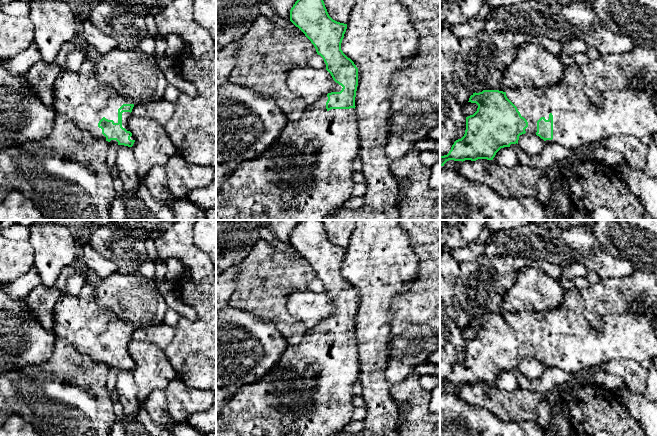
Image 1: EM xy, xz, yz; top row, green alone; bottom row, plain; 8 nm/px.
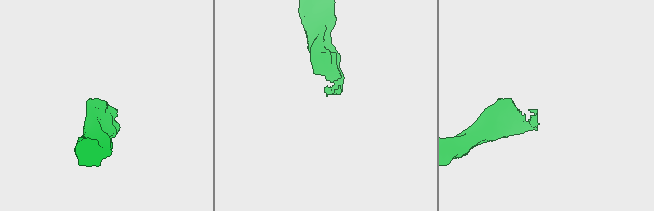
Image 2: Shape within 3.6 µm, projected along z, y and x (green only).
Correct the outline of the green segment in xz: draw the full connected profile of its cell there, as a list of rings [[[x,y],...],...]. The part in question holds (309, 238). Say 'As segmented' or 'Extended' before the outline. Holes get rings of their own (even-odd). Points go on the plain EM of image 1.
Extended. [[[301,220],[290,234],[290,245],[298,251],[314,269],[317,278],[323,282],[326,288],[326,294],[331,298],[335,305],[335,310],[331,317],[320,321],[314,327],[307,328],[307,331],[299,344],[287,345],[279,362],[261,380],[240,388],[239,392],[233,396],[216,417],[216,436],[337,436],[339,433],[343,432],[343,428],[352,421],[352,414],[355,409],[352,402],[352,386],[357,381],[359,372],[359,362],[355,344],[355,321],[358,310],[358,292],[341,274],[341,267],[347,253],[347,248],[337,246],[329,240],[322,220]]]

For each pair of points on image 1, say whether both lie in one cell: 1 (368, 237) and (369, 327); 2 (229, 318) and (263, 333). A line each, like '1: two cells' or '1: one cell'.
1: one cell
2: one cell

